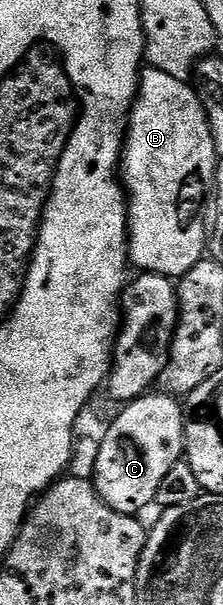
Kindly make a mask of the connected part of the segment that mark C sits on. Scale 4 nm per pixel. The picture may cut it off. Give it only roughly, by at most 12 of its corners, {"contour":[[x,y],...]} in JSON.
{"contour":[[169,394],[127,403],[97,445],[94,489],[138,516],[183,459]]}

